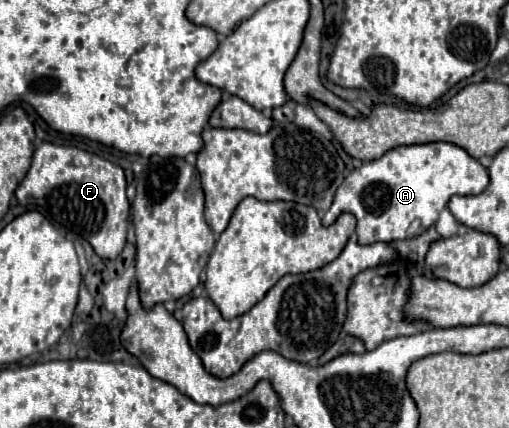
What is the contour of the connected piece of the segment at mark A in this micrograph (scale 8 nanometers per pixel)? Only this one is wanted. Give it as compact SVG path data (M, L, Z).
M454 143L396 147L380 159L366 161L348 173L322 223L332 225L338 215L348 211L358 219L356 235L360 243L409 239L421 235L438 221L440 211L452 195L478 195L486 189L488 181L486 167Z

